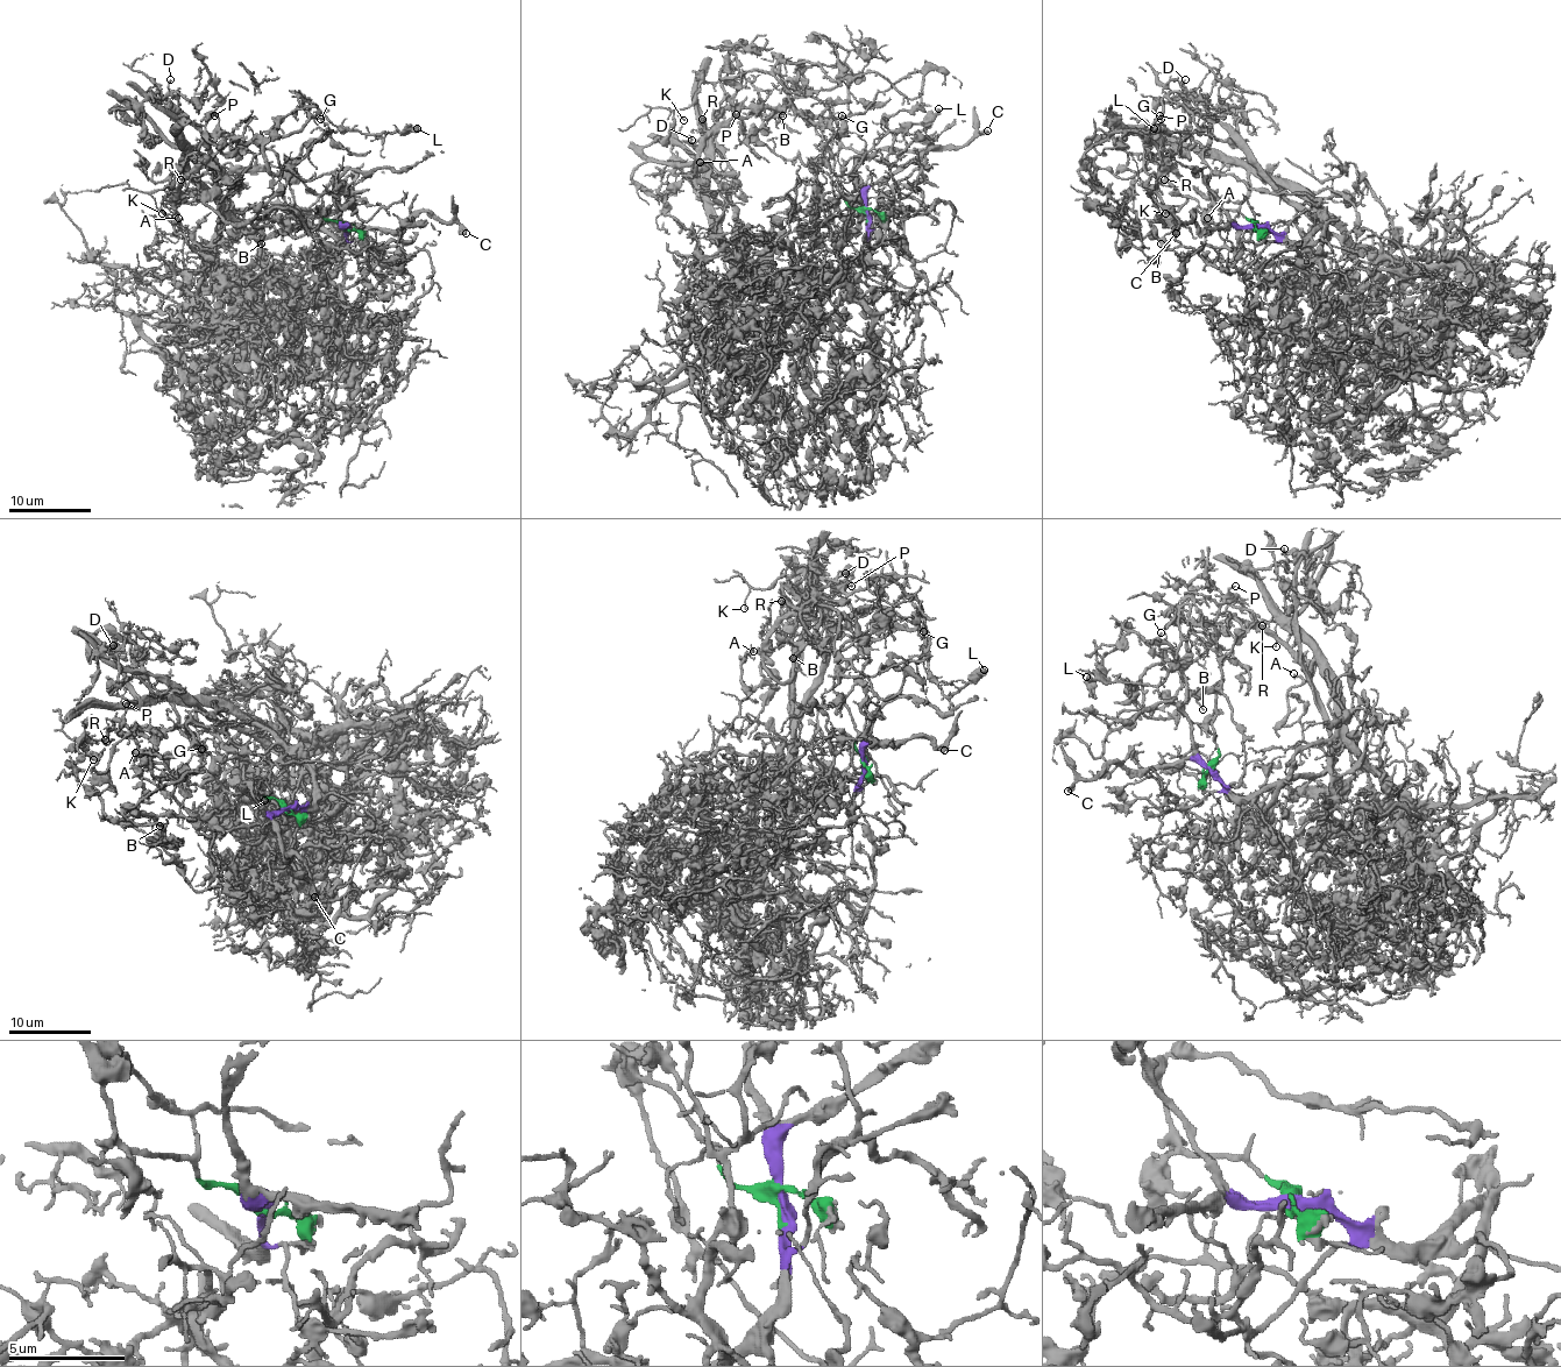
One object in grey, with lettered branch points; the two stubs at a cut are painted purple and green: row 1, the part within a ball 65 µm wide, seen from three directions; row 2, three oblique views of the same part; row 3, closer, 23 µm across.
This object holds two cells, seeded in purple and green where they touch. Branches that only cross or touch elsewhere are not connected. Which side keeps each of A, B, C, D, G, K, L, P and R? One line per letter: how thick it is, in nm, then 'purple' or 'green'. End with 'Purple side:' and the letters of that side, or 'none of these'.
A: calibre 180 nm; green
B: calibre 150 nm; green
C: calibre 380 nm; purple
D: calibre 140 nm; purple
G: calibre 140 nm; green
K: calibre 130 nm; green
L: calibre 340 nm; green
P: calibre 160 nm; green
R: calibre 130 nm; green
Purple side: C, D

